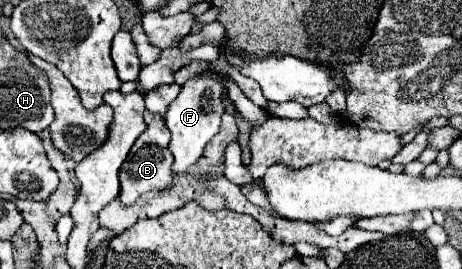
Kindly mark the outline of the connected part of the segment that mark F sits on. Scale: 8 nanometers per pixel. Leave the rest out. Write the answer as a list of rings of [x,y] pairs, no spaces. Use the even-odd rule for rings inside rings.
[[[203,73],[203,75],[195,75],[193,79],[189,79],[183,87],[179,97],[169,105],[167,109],[167,127],[171,131],[171,143],[169,149],[175,157],[173,161],[173,169],[175,171],[185,171],[187,167],[191,167],[193,163],[199,161],[205,143],[219,133],[219,125],[221,125],[221,115],[225,113],[223,107],[223,85],[219,81],[217,75],[211,73]]]

